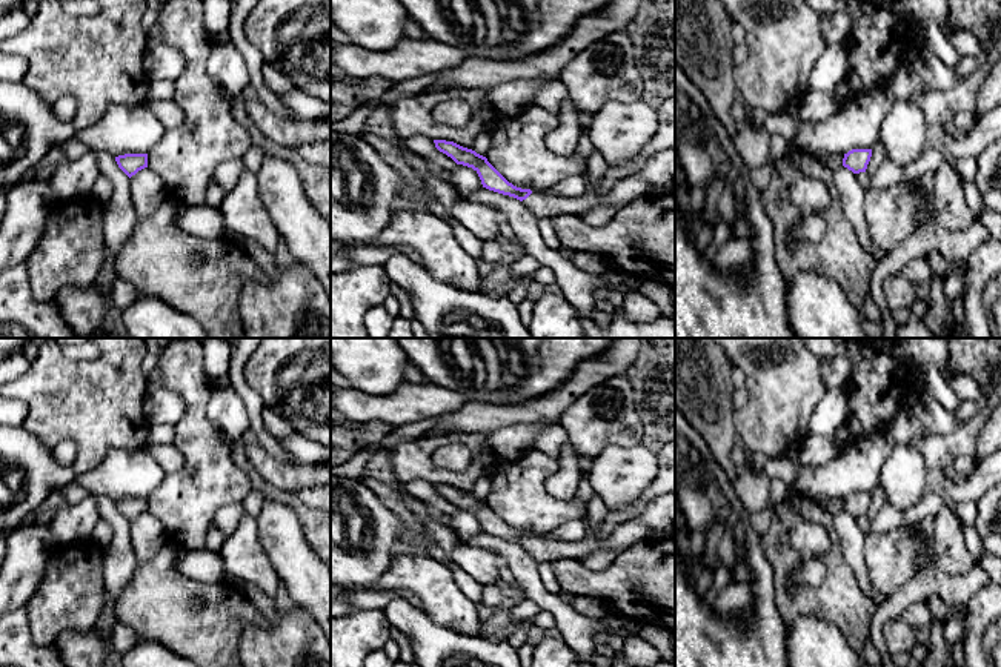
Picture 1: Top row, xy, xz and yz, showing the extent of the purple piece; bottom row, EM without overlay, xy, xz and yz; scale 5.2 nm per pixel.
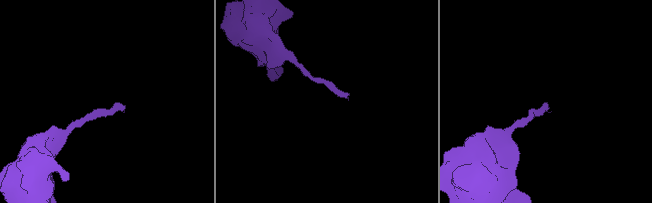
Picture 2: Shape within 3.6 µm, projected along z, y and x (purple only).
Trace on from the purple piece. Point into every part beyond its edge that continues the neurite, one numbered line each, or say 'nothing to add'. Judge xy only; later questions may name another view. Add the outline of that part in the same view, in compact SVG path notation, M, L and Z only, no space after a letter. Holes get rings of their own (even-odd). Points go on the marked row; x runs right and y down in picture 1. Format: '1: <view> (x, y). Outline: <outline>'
nothing to add

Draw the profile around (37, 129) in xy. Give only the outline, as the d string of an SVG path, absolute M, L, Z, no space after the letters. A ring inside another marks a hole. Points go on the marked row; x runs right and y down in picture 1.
M0 80L0 121L12 129L15 154L0 160L0 191L8 192L20 180L34 174L35 164L57 144L78 132L72 121L62 121L54 105L25 83Z

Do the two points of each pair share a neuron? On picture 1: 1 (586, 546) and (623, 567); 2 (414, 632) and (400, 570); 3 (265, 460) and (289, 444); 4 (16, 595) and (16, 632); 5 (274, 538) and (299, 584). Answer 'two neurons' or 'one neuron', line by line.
1: two neurons
2: two neurons
3: two neurons
4: two neurons
5: one neuron

